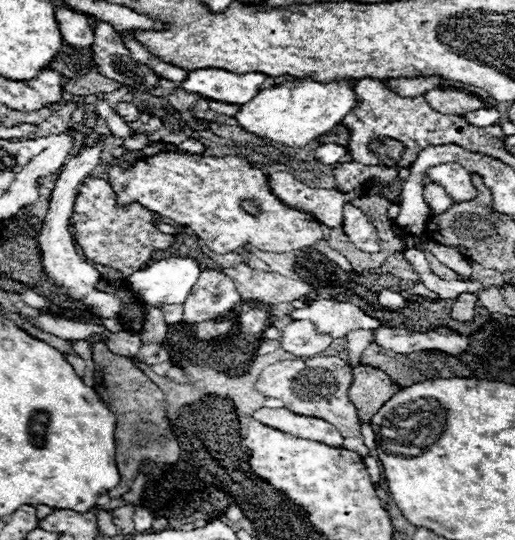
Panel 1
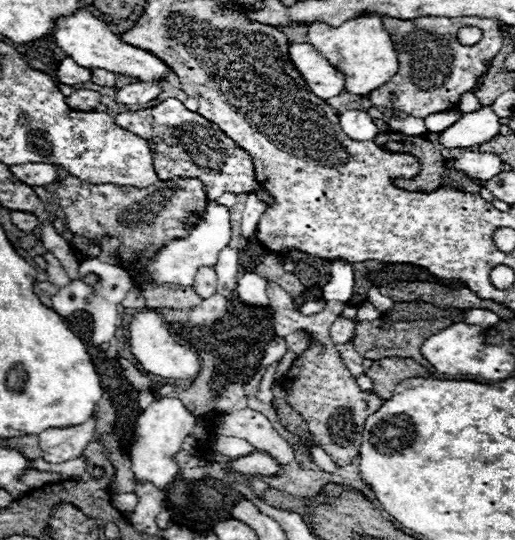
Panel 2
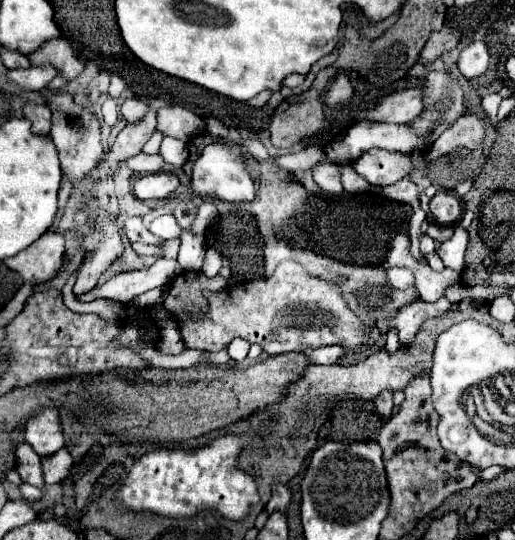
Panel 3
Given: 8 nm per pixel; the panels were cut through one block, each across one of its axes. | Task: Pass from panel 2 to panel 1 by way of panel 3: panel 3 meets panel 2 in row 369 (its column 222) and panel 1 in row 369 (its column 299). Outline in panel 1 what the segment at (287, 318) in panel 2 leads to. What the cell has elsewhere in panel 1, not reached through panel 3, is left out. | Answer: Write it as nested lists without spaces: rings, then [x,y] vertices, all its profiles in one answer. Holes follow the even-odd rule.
[[[314,356],[314,358],[296,358],[270,364],[262,370],[256,382],[256,390],[266,398],[278,398],[284,402],[284,408],[298,416],[318,416],[342,432],[344,448],[368,456],[368,448],[360,434],[358,408],[350,402],[348,390],[352,384],[352,368],[338,356]]]

